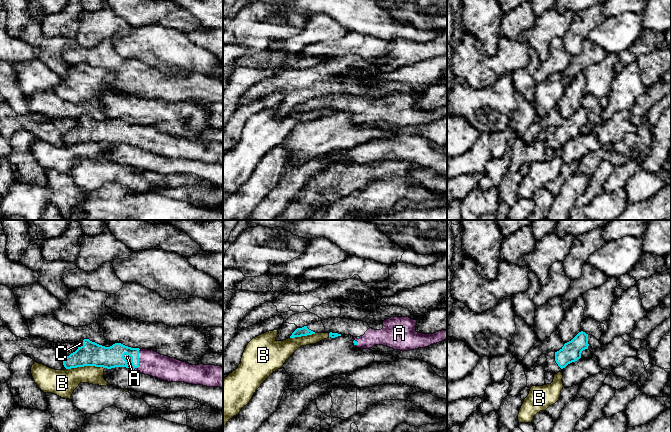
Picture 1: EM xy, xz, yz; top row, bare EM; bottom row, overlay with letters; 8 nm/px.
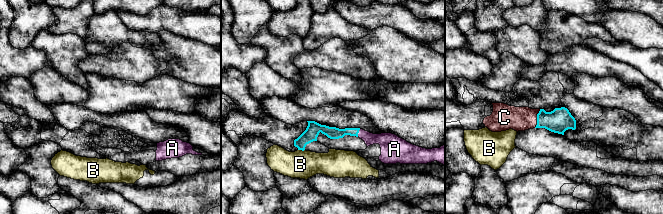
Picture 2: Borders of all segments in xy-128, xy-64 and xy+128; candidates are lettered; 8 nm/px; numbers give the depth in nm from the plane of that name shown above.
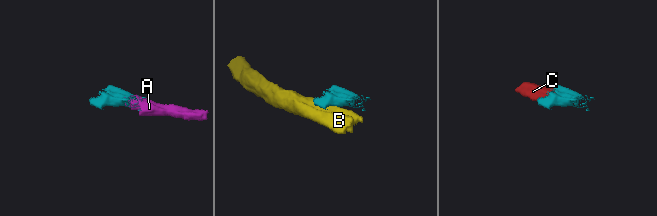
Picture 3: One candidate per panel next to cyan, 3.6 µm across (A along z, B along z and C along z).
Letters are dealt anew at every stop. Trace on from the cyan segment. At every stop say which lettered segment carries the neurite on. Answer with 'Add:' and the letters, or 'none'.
Add: A, C

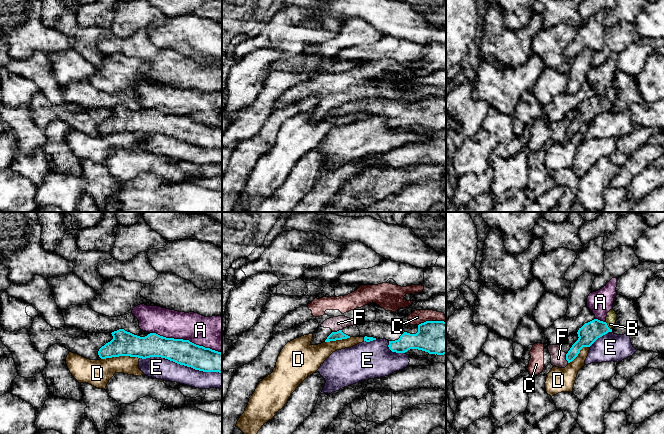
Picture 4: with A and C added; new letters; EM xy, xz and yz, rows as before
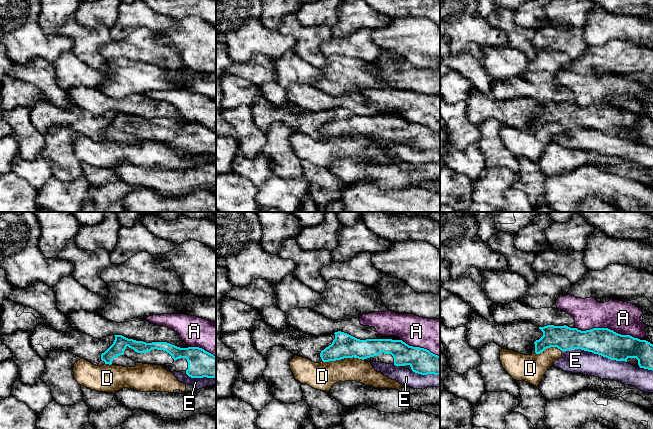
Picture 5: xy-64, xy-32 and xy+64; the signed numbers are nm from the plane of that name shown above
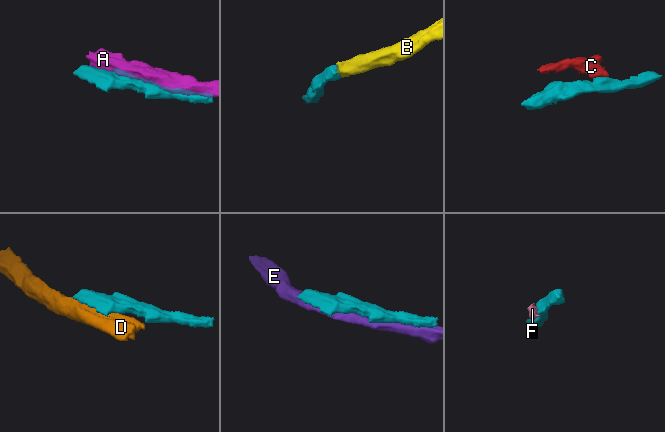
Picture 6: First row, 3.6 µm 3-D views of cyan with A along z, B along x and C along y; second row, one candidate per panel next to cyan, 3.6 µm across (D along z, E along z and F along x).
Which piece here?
Add: B

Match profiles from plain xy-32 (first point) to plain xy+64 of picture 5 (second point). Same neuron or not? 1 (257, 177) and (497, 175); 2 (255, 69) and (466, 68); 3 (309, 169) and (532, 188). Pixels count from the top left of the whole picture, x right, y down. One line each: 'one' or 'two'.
1: two
2: one
3: one

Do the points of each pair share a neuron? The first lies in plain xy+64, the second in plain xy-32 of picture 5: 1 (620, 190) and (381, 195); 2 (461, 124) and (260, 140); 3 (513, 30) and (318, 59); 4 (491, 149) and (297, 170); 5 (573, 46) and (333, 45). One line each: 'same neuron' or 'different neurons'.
1: same neuron
2: same neuron
3: same neuron
4: same neuron
5: same neuron

